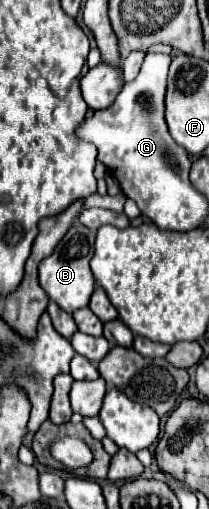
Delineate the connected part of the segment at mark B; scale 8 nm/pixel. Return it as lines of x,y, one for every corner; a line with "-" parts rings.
76,221
70,231
64,235
64,239
58,243
54,253
46,257
40,263
40,285
50,297
50,301
58,303
66,313
74,313
76,309
82,309
88,305
90,295
94,291
94,275
90,271
90,259
94,255
94,239
96,233
88,227
84,227
80,221

